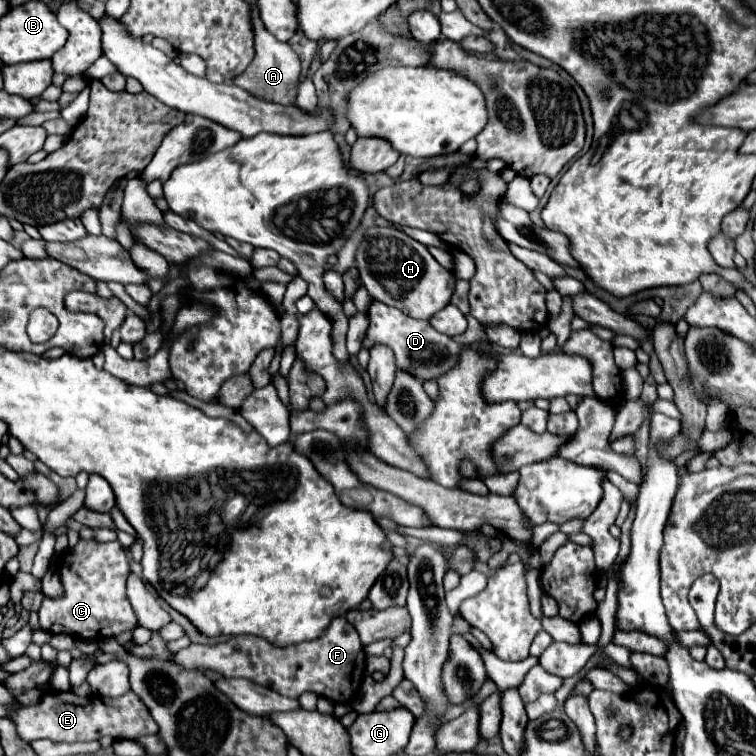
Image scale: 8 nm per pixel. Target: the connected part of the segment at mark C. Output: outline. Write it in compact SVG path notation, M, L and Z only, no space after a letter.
M79 539L79 543L63 553L57 573L63 583L63 595L57 599L43 597L39 609L39 629L47 633L67 633L77 639L101 641L137 627L137 617L125 593L129 561L119 541L97 543Z

